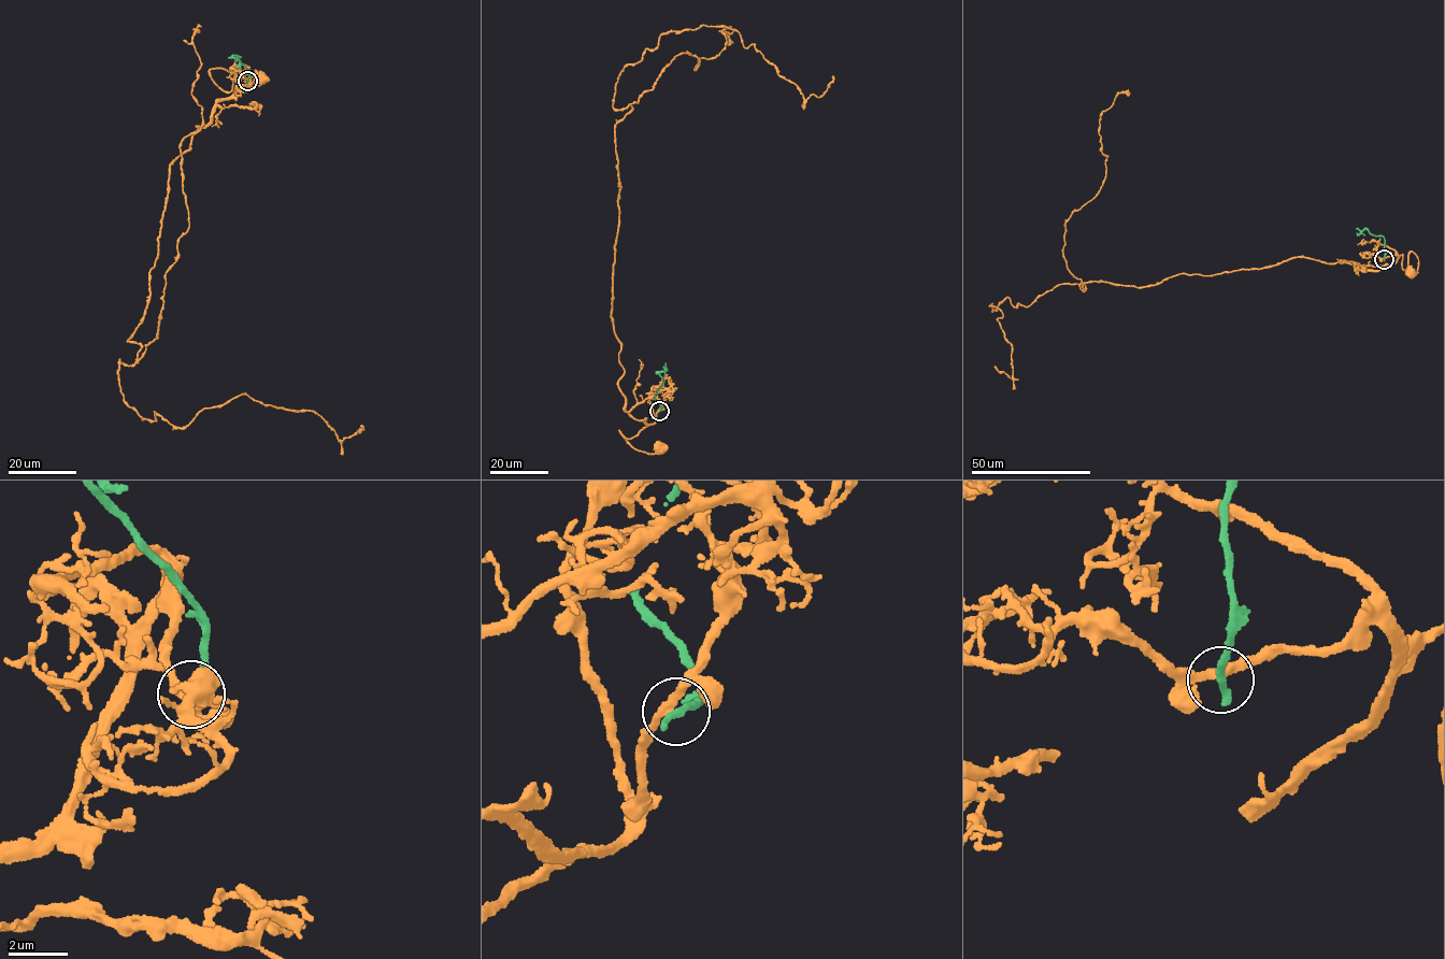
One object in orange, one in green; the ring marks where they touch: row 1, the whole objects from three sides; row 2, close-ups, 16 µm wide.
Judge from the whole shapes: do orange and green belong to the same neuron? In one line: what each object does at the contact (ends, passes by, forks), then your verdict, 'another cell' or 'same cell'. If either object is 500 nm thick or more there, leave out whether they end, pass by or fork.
orange passes by; green ends; another cell

